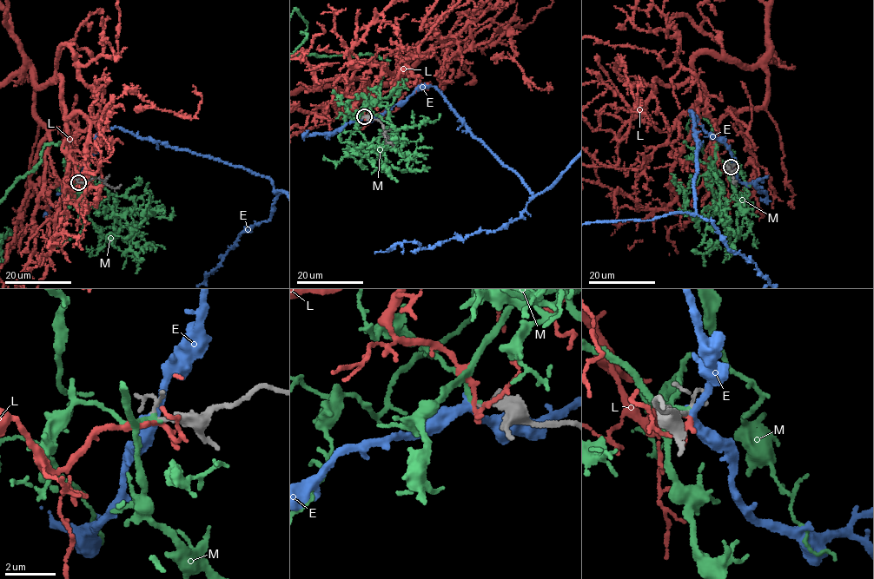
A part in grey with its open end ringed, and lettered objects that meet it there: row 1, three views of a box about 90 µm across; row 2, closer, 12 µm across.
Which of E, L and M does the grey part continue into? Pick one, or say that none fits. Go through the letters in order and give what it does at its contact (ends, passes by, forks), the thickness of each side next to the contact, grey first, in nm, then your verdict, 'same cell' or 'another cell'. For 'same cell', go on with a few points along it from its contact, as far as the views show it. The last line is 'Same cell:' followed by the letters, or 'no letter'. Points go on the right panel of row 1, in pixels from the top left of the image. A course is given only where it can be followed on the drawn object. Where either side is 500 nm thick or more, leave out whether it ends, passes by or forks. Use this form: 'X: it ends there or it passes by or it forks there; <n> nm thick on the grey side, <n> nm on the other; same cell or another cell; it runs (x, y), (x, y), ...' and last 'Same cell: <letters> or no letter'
E: it passes by; 100 nm thick on the grey side, 320 nm on the other; another cell
L: it forks there; 120 nm thick on the grey side, 150 nm on the other; another cell
M: it ends there; 120 nm thick on the grey side, 170 nm on the other; same cell
Same cell: M

